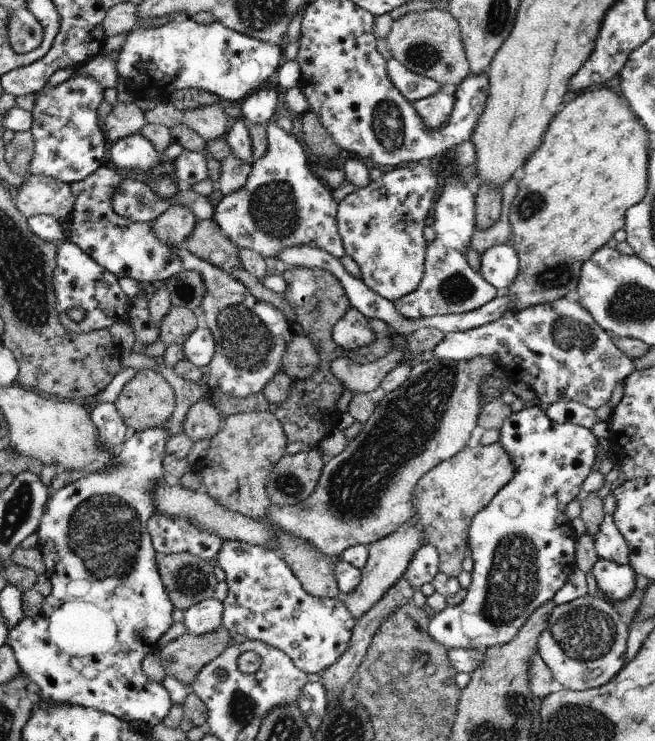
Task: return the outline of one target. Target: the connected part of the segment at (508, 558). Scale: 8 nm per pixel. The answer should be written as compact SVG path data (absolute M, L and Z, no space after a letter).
M535 402L532 405L519 411L512 413L503 422L500 429L499 443L514 465L514 476L496 493L496 496L480 511L470 523L468 529L468 552L473 560L473 569L471 571L471 583L467 588L466 597L460 604L453 607L446 607L442 612L431 614L431 621L428 627L430 636L443 647L448 649L478 649L488 650L494 645L505 645L510 642L519 628L528 620L528 617L548 600L552 600L558 590L566 584L568 575L576 569L577 563L574 557L574 544L576 544L578 535L572 528L571 520L566 517L566 506L576 499L582 490L582 483L588 478L592 472L592 466L596 462L596 456L600 453L599 438L597 438L590 429L580 425L573 425L572 423L558 424L551 421L544 411L544 407Z

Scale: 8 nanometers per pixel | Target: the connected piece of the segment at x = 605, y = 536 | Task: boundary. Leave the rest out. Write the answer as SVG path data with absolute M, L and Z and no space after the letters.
M611 514L604 515L602 524L595 534L595 550L600 559L615 562L617 565L629 564L628 543L618 530Z

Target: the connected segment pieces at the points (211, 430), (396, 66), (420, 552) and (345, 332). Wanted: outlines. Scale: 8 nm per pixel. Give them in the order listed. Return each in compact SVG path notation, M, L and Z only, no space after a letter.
M201 400L193 404L187 412L183 422L183 432L190 440L201 441L211 439L220 430L220 414L216 407Z
M394 58L386 60L386 68L388 78L390 78L392 84L411 103L426 97L431 97L442 88L439 82L413 73Z
M424 544L415 550L402 577L417 590L426 582L432 582L439 571L437 548Z
M353 306L332 327L332 340L342 349L359 349L377 339L375 330L361 312Z

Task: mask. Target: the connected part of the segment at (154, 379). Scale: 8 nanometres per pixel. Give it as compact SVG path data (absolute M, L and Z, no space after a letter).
M140 369L120 391L115 402L126 426L136 431L145 431L163 426L176 410L176 393L166 377L154 369Z

